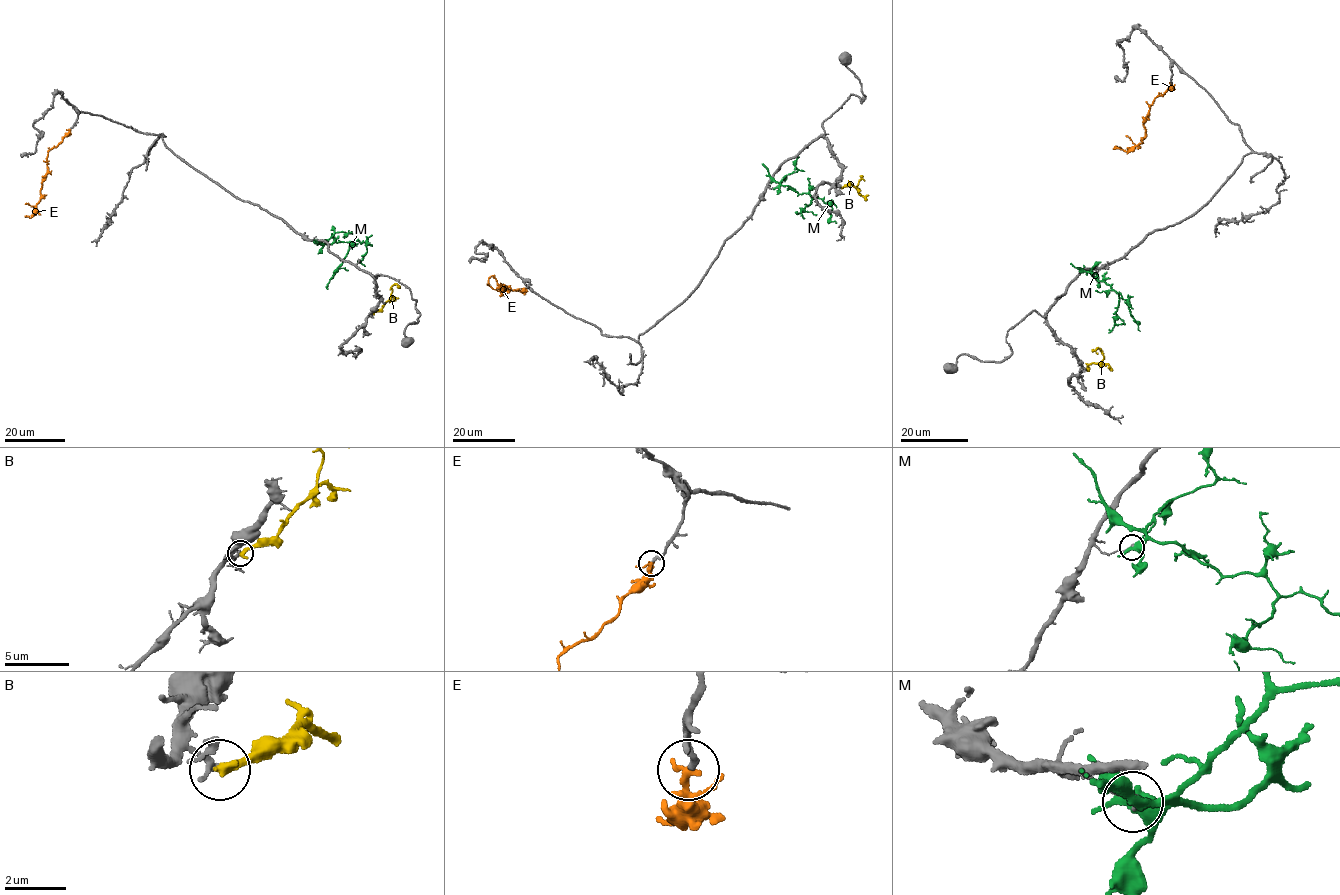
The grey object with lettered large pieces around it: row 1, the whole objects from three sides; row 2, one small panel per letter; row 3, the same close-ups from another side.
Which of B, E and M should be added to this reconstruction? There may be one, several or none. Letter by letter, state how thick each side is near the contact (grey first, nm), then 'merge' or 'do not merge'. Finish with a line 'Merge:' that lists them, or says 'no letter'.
B: calibres 150 and 320 nm; do not merge
E: calibres 240 and 170 nm; merge
M: calibres 120 and 360 nm; do not merge
Merge: E

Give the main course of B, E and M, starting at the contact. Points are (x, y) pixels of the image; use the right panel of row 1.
B: (1087, 368), (1103, 359), (1102, 351), (1097, 348), (1098, 354)
E: (1171, 83), (1170, 89), (1154, 98), (1149, 108), (1142, 142), (1126, 151), (1113, 149), (1115, 146), (1121, 149)
M: (1096, 276), (1118, 294), (1117, 317), (1108, 333)

